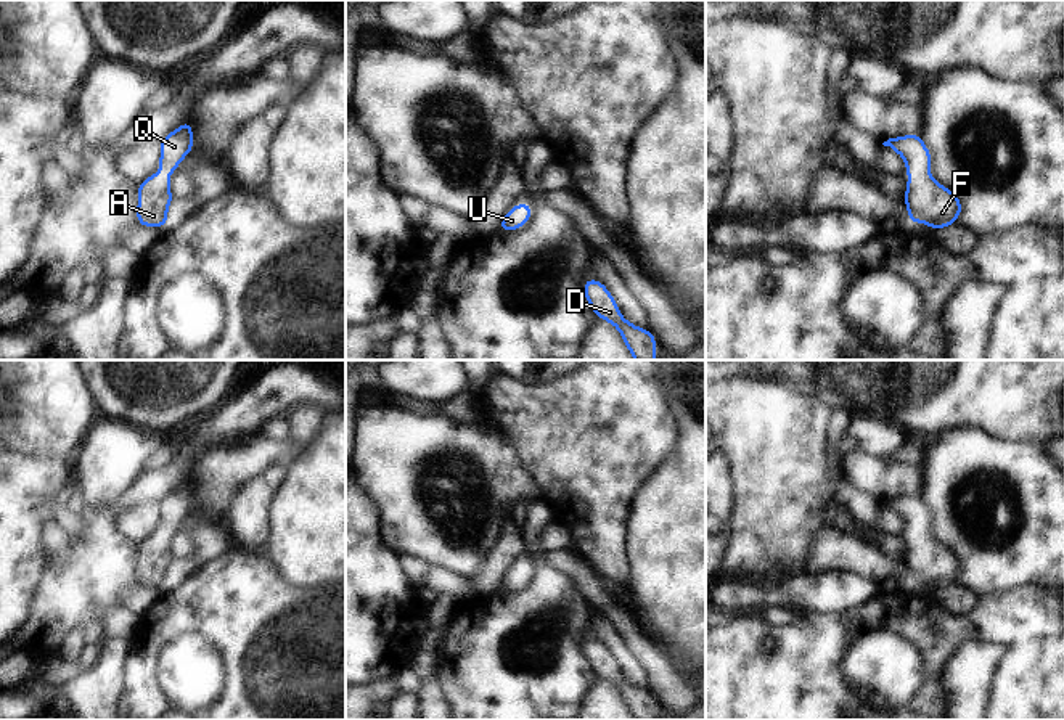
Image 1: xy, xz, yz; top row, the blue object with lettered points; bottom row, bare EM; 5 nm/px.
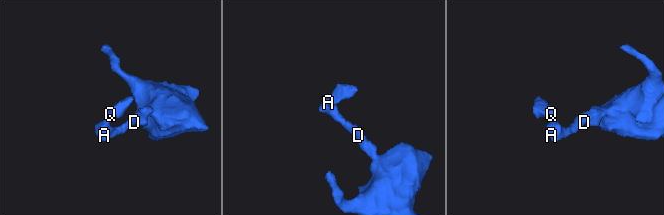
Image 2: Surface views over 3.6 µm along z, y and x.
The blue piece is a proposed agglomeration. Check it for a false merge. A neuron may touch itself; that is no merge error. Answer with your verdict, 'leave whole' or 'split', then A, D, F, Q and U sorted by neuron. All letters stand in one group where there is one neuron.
leave whole | A D F Q U

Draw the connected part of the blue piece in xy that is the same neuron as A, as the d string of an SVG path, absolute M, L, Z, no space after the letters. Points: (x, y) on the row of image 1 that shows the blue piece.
M186 121L161 141L159 174L149 175L138 183L138 225L143 227L166 227L167 209L174 201L170 194L169 175L177 170L180 161L191 153L193 130L191 122Z

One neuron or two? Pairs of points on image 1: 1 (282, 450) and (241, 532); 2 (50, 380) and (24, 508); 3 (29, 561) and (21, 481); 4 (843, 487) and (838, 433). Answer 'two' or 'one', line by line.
1: two
2: two
3: one
4: one

